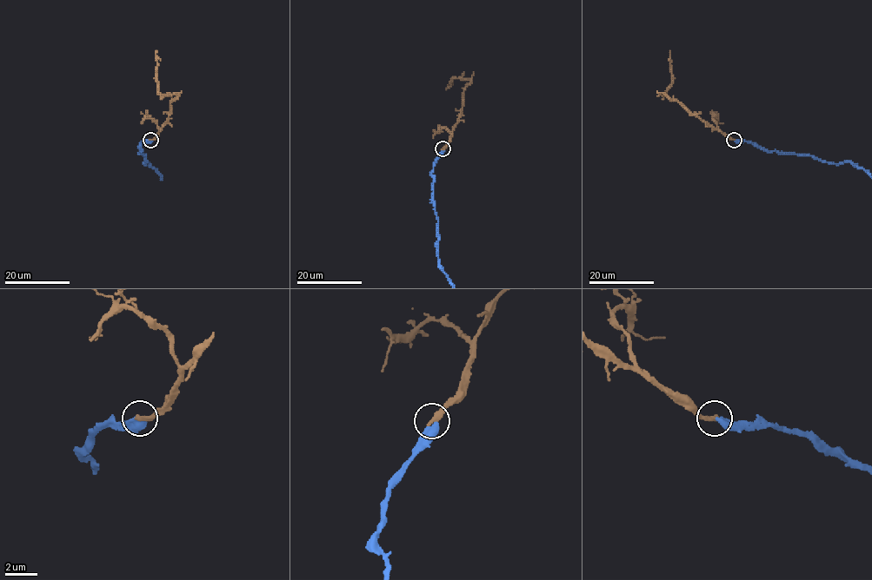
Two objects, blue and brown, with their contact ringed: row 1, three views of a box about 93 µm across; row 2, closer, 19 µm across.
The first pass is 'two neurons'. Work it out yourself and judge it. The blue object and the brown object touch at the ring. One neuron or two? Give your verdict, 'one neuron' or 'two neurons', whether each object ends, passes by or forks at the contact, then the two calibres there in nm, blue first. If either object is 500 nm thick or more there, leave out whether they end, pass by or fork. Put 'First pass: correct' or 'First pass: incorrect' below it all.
one neuron | blue ends | brown ends | 420/320 nm
First pass: incorrect

